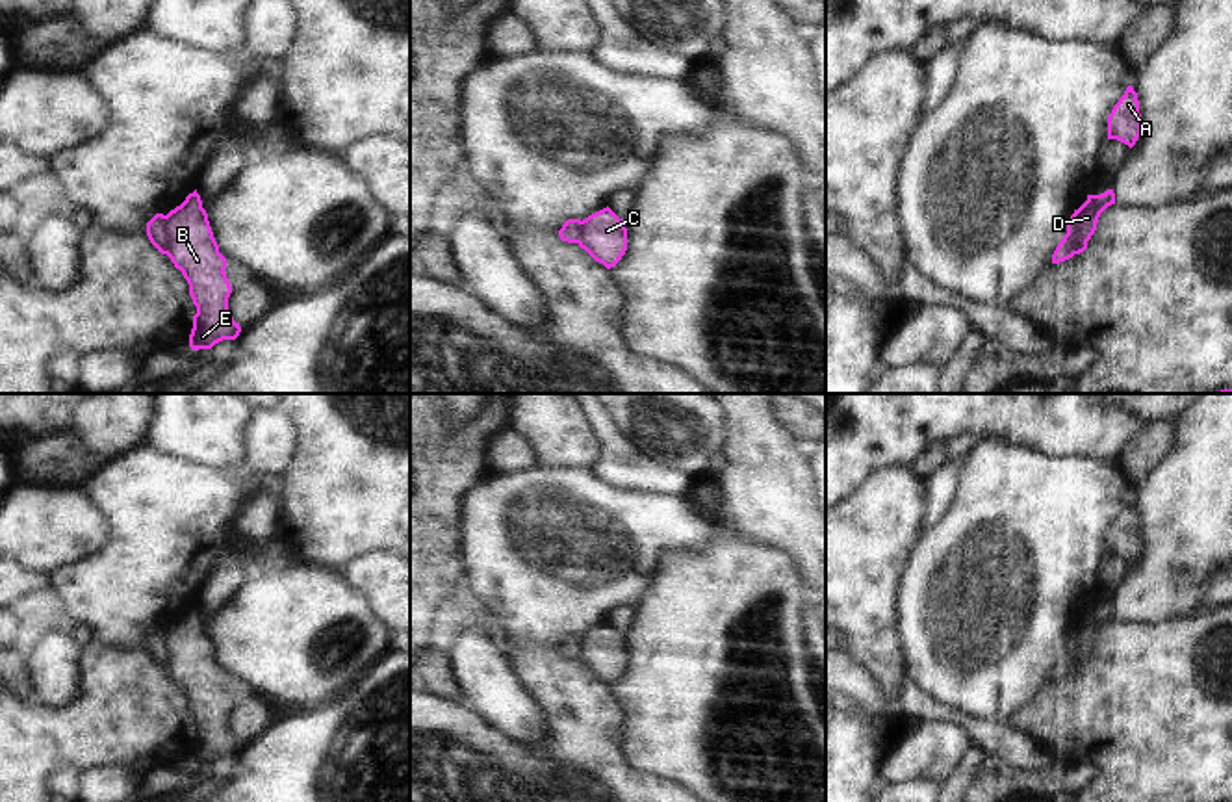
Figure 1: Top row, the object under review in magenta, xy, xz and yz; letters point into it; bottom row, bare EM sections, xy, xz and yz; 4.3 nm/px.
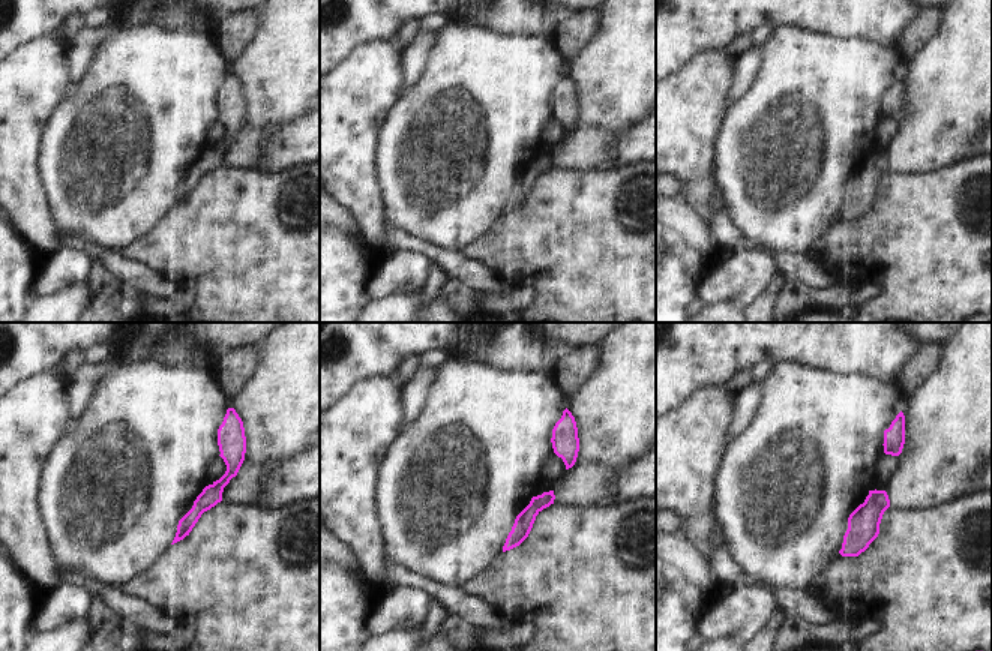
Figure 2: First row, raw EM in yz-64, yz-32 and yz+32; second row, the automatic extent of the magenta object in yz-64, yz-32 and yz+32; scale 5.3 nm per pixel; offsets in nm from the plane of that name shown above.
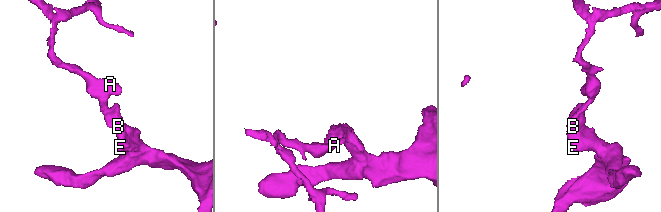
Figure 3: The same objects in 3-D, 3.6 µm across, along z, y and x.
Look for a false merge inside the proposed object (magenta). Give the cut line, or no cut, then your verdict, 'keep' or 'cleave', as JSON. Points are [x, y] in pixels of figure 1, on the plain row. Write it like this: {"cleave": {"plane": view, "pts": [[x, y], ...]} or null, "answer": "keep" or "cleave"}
{"cleave": {"plane": "xy", "pts": [[164, 632], [167, 669]]}, "answer": "cleave"}

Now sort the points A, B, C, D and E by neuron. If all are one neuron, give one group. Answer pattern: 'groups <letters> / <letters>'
groups A / B C D E

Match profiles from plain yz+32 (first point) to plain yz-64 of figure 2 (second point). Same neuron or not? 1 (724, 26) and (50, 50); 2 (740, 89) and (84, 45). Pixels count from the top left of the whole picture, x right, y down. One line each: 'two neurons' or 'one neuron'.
1: two neurons
2: one neuron

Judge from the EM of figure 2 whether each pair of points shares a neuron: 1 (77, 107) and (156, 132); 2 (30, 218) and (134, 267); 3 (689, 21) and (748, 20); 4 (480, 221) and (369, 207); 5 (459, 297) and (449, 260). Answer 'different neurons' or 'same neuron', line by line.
1: same neuron
2: different neurons
3: same neuron
4: different neurons
5: different neurons

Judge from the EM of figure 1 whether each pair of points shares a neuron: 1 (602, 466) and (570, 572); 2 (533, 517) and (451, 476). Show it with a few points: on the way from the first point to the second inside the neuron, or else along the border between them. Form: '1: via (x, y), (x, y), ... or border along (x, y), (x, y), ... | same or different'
1: border along (589, 468), (613, 485), (641, 489) | different
2: border along (488, 472), (464, 496), (461, 530) | different

